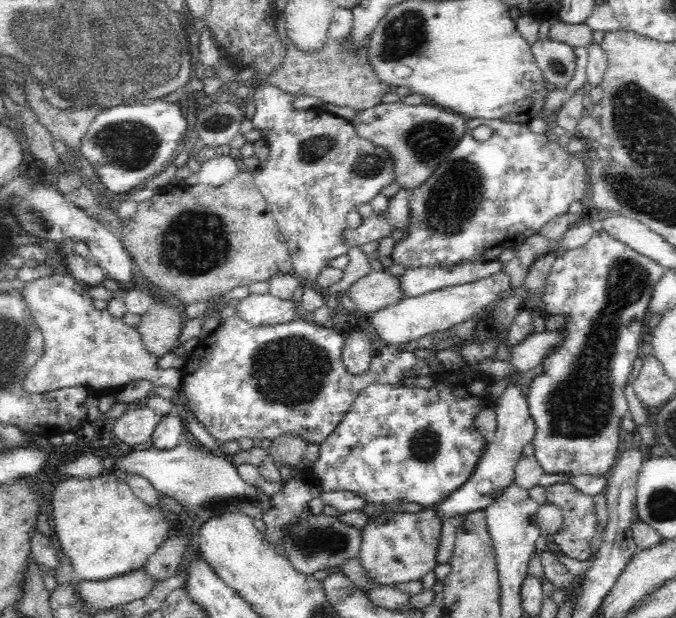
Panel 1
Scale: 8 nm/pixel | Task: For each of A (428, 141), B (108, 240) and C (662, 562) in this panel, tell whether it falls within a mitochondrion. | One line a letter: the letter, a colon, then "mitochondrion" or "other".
A: mitochondrion
B: other
C: other

